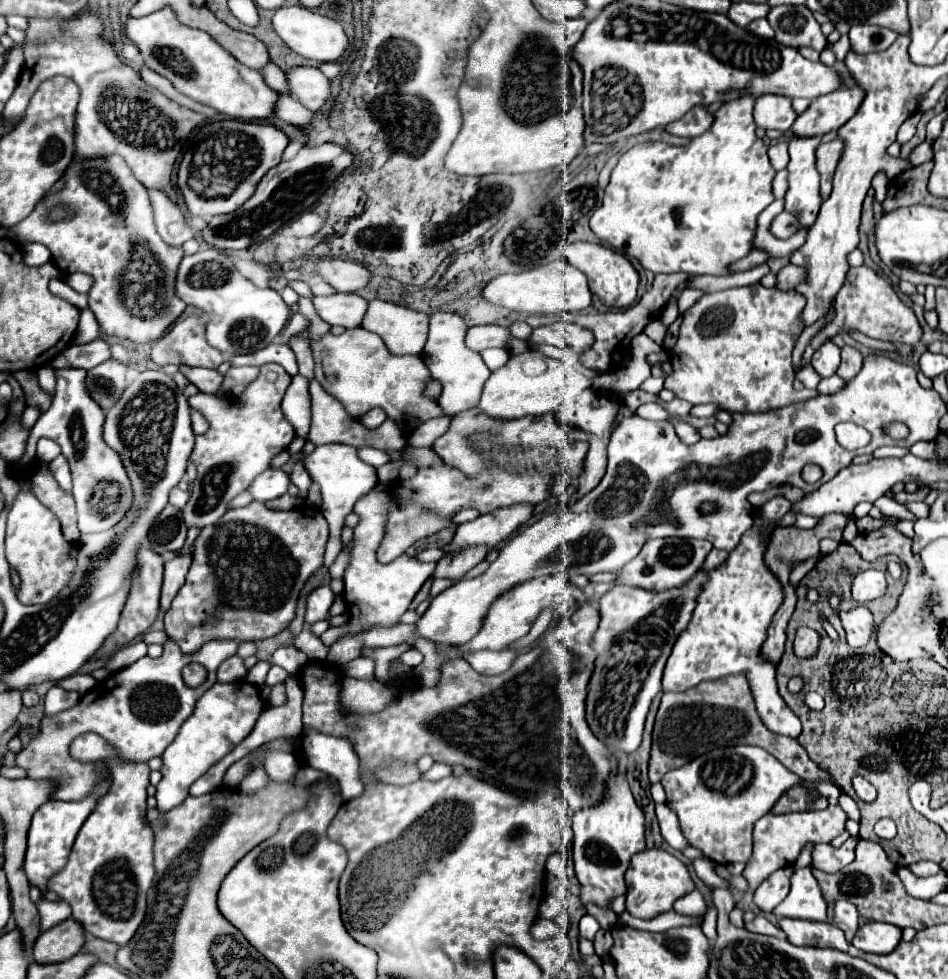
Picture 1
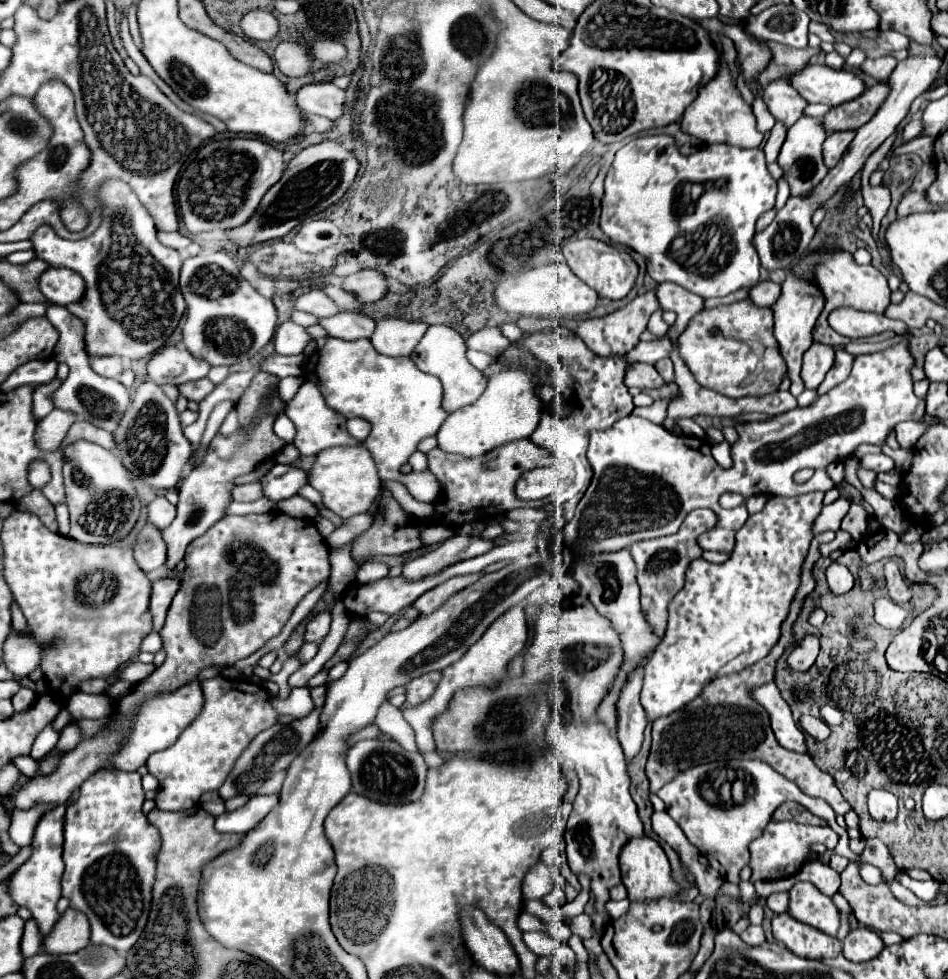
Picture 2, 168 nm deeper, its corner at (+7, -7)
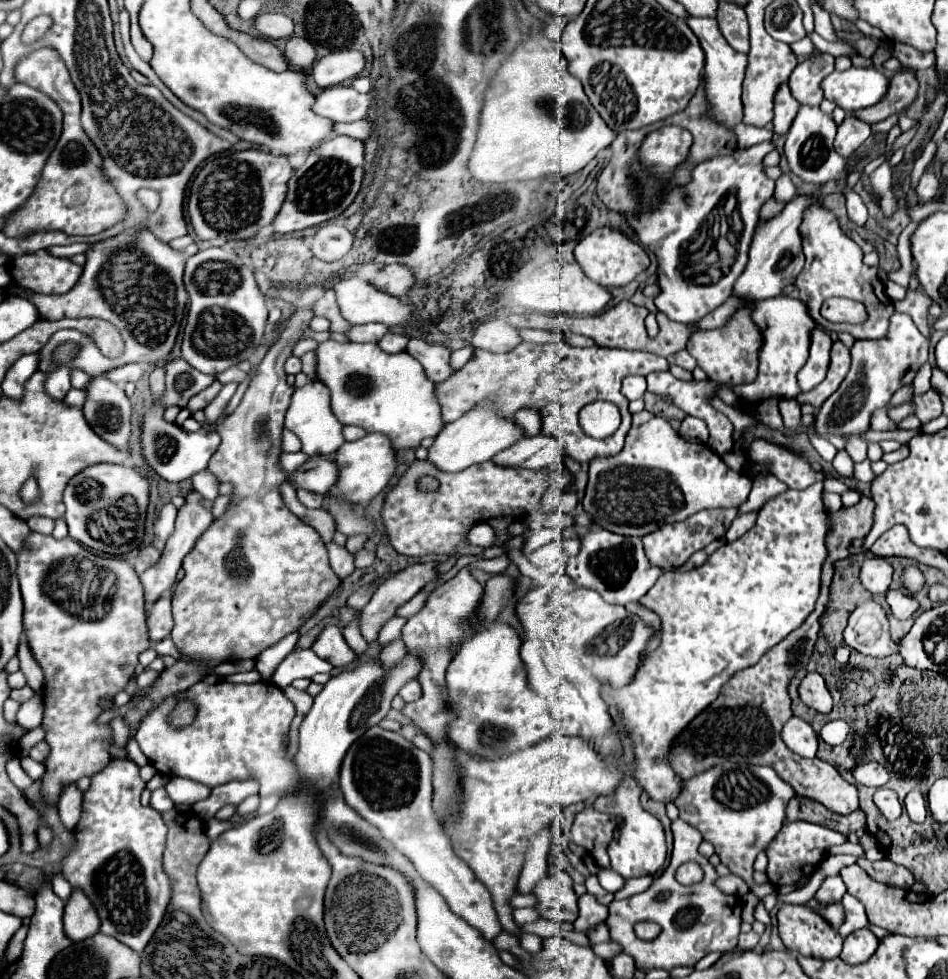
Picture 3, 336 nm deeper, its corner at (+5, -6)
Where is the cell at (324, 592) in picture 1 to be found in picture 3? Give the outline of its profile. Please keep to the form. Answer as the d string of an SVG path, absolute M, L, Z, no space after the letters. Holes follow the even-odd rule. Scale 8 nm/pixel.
M329 625L323 629L323 633L317 637L317 641L311 647L321 659L329 661L333 667L347 667L351 661L357 659L357 655L349 649L345 643L341 629L335 625Z

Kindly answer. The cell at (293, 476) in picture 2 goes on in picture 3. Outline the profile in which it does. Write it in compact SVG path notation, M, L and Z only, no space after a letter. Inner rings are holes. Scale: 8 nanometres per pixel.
M317 457L317 461L309 459L295 475L291 475L289 483L295 487L303 487L303 489L327 495L335 487L337 479L339 479L337 463L331 459Z

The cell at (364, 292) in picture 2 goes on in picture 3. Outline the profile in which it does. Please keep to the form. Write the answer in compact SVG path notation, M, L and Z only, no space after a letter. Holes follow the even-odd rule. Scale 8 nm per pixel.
M387 265L379 271L379 275L371 283L389 295L403 297L415 283L415 275L405 265Z

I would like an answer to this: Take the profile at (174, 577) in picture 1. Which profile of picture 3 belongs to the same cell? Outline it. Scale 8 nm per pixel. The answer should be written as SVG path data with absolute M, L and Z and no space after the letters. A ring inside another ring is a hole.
M163 597L149 609L147 615L147 629L151 643L157 643L165 639L173 629L173 617L171 617L171 599Z

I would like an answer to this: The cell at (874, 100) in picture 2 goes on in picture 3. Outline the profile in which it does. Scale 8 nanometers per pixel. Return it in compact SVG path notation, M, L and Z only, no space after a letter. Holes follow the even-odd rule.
M911 71L895 73L885 99L881 103L869 107L869 109L855 111L853 115L867 121L867 123L883 121L893 113L905 111L917 99L917 91L919 91L919 81L917 81L915 73L911 73Z

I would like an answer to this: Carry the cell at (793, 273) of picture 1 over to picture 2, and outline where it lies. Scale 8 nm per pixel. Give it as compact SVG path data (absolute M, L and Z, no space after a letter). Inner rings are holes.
M767 280L767 282L759 282L757 286L753 286L751 292L749 292L749 298L751 298L757 306L771 306L771 304L775 304L775 300L779 298L780 291L780 284Z

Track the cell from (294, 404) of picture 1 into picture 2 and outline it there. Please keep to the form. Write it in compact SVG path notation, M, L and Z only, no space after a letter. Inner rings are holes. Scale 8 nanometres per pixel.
M283 378L283 380L279 382L277 394L281 396L283 404L287 404L287 402L293 400L293 396L295 396L297 390L301 388L301 384L303 384L303 378Z

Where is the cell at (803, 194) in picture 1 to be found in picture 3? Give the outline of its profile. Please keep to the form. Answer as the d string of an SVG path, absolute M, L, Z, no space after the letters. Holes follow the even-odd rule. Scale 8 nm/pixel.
M801 105L797 111L797 117L791 123L791 129L787 133L787 141L785 141L785 155L789 159L789 167L795 175L799 175L803 181L813 181L813 183L827 183L827 181L837 181L838 192L845 195L846 209L849 219L863 227L867 222L867 207L863 203L863 199L854 192L853 189L847 188L847 175L845 175L845 167L847 167L847 159L841 157L835 149L833 149L833 139L835 139L835 131L837 125L833 121L831 115L825 115L819 107L809 107L809 105Z

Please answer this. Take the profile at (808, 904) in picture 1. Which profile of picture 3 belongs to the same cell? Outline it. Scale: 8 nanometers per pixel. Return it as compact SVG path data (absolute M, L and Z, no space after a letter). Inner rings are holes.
M813 899L813 901L809 901L807 905L813 907L813 909L817 909L817 913L821 913L835 929L841 925L841 919L843 919L843 905L841 905L841 903L833 903L831 907L829 907L829 905L827 905L827 907L821 907L821 905Z

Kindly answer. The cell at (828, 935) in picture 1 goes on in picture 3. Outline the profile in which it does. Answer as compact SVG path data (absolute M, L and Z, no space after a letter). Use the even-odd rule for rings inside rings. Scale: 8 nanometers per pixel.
M783 905L777 919L779 935L789 951L817 959L839 957L843 937L815 909L807 905Z

